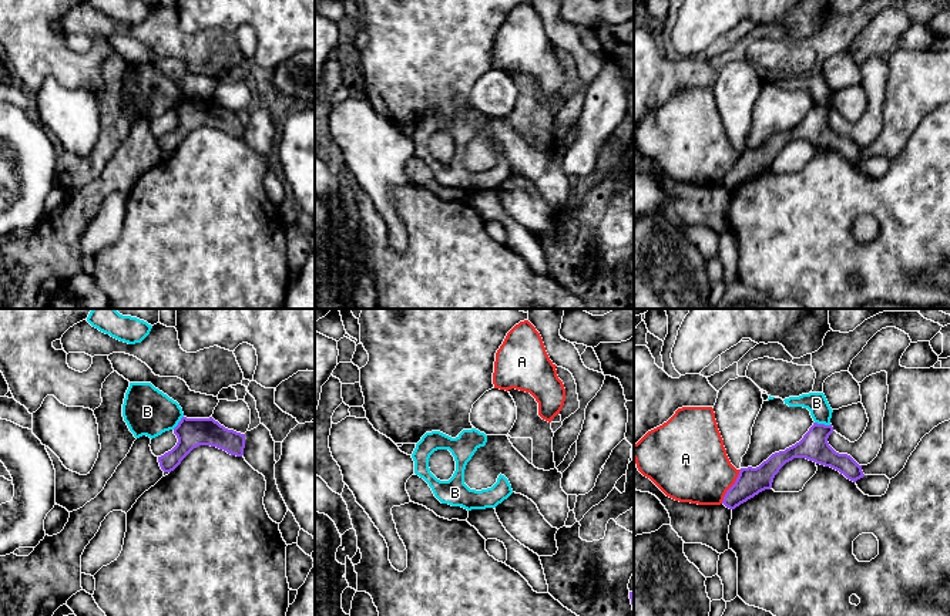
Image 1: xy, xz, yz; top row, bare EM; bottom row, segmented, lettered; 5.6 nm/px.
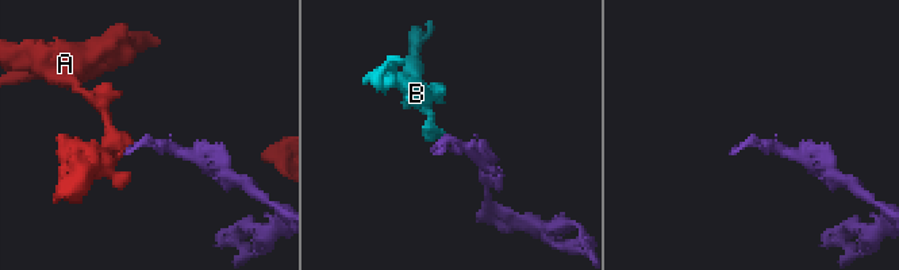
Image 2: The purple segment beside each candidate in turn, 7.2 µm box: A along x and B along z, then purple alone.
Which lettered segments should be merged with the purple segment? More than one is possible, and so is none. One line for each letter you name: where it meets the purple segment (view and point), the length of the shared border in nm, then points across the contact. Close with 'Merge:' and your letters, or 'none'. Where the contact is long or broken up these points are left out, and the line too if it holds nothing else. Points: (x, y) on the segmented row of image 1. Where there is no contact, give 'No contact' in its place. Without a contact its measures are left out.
Merge: none

